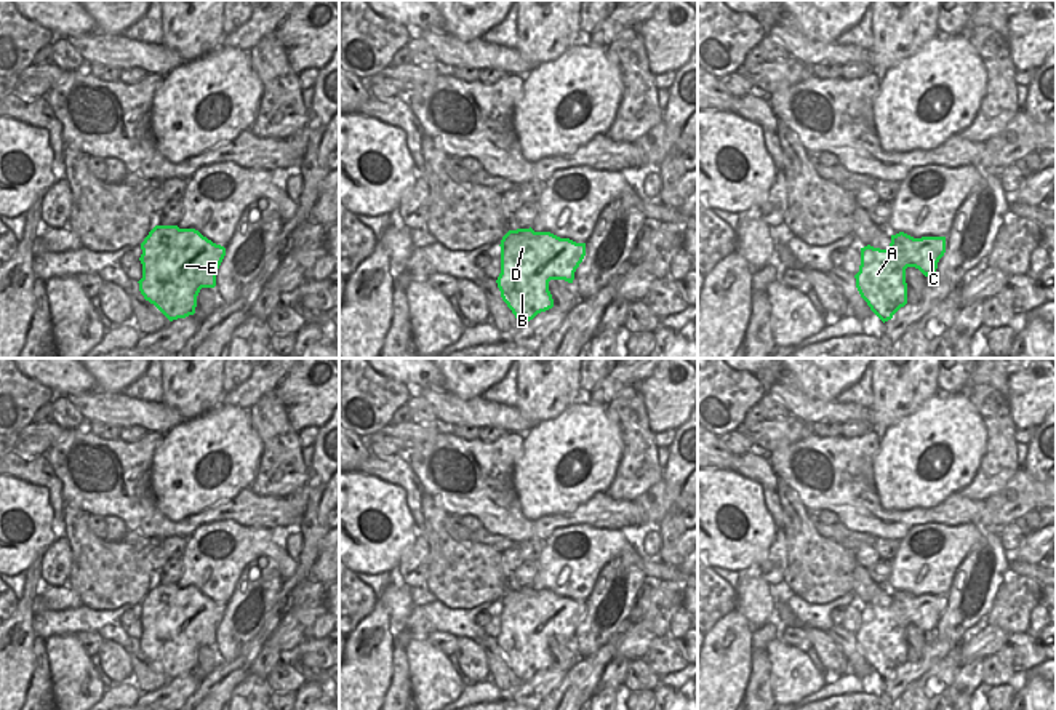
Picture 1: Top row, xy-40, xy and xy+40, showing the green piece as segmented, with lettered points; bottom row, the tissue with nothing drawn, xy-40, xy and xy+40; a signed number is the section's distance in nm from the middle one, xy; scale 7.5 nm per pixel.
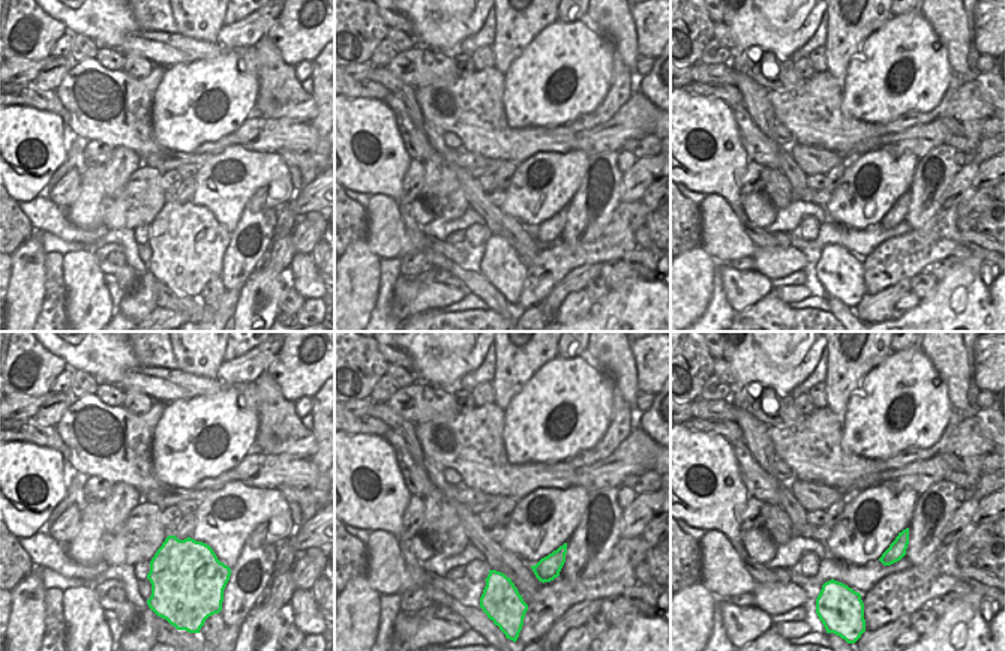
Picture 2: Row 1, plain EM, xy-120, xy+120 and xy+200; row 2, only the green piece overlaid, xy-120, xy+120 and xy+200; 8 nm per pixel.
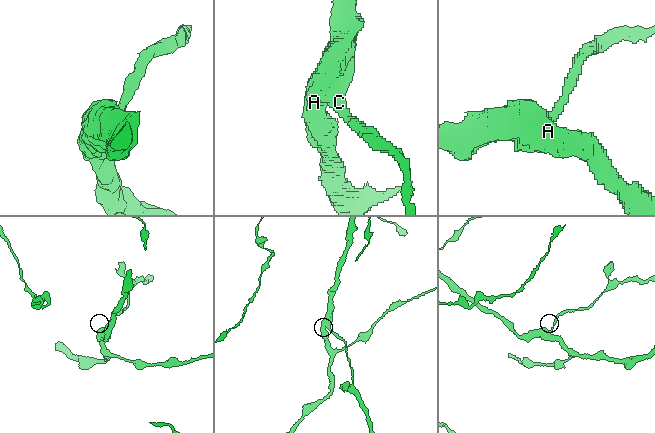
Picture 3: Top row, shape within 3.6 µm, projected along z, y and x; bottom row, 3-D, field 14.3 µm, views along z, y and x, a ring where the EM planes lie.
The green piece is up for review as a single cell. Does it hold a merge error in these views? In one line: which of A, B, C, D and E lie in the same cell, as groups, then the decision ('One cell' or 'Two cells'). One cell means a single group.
Groups: A B C D E. One cell

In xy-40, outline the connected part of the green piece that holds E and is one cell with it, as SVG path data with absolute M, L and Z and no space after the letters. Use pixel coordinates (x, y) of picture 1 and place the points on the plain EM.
M155 584L141 601L139 649L170 680L195 672L202 646L216 644L226 606L195 587Z

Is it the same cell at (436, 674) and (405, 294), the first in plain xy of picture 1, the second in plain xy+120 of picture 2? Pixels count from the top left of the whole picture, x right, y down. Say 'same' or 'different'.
different

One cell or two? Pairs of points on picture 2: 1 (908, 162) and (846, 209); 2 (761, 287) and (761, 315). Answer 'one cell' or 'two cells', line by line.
1: one cell
2: two cells

